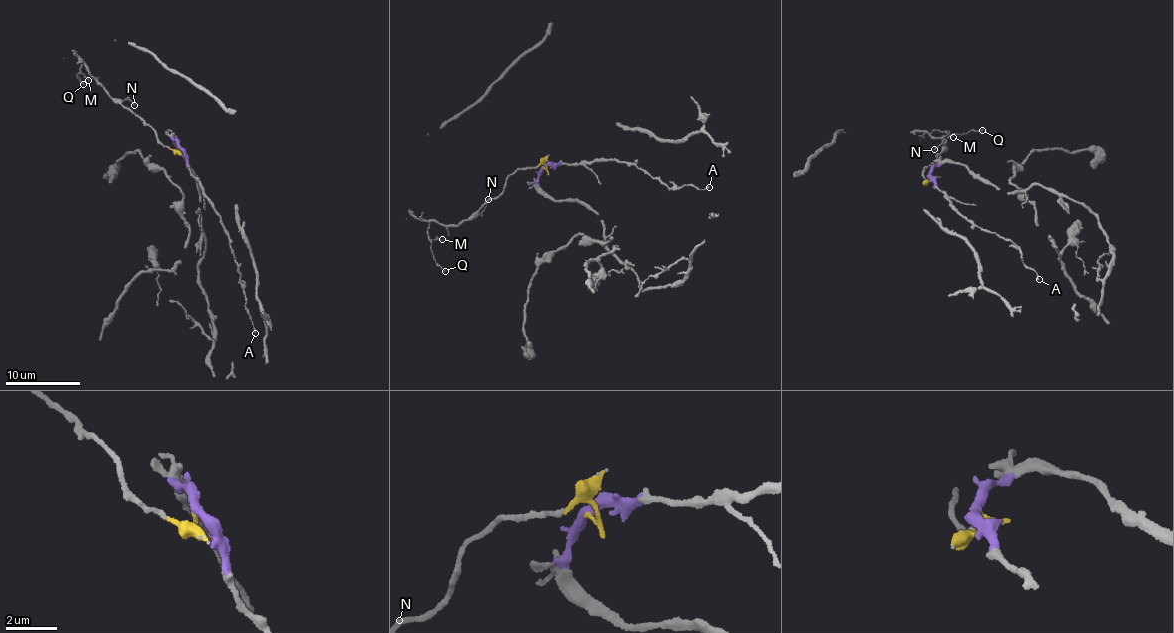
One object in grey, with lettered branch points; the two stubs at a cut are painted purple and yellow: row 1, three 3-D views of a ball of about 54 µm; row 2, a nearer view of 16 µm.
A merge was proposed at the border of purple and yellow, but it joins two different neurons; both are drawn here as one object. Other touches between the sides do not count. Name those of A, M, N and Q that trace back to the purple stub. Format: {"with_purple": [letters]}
{"with_purple": ["A"]}

